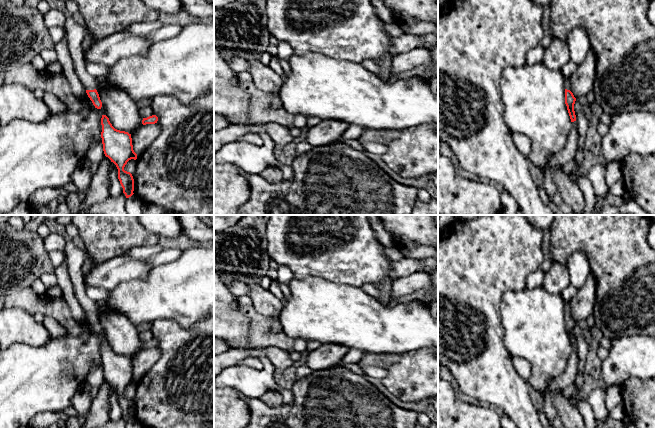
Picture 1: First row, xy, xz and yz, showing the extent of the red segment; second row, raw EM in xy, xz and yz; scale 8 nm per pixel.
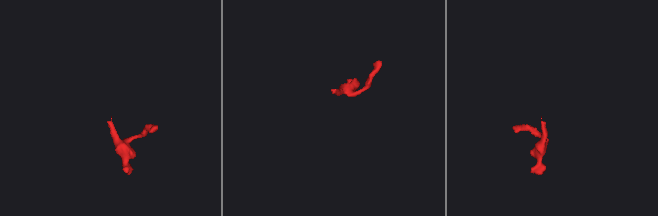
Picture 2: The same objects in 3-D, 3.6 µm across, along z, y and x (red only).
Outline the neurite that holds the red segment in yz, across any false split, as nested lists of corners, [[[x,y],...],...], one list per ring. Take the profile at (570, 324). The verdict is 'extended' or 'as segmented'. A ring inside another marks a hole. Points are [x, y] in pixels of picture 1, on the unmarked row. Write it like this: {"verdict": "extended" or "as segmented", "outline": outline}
{"verdict": "extended", "outline": [[[565,301],[565,328],[567,330],[567,334],[571,343],[571,346],[576,345],[576,339],[574,335],[574,328],[576,325],[576,322],[574,321],[573,317],[571,316],[571,310],[570,310],[570,302]]]}

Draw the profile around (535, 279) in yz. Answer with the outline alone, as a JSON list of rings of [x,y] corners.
[[[538,269],[529,274],[526,280],[526,288],[534,289],[537,287],[541,287],[544,280],[545,272]]]

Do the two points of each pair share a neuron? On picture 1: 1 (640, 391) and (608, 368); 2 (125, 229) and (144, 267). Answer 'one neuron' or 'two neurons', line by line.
1: two neurons
2: two neurons

